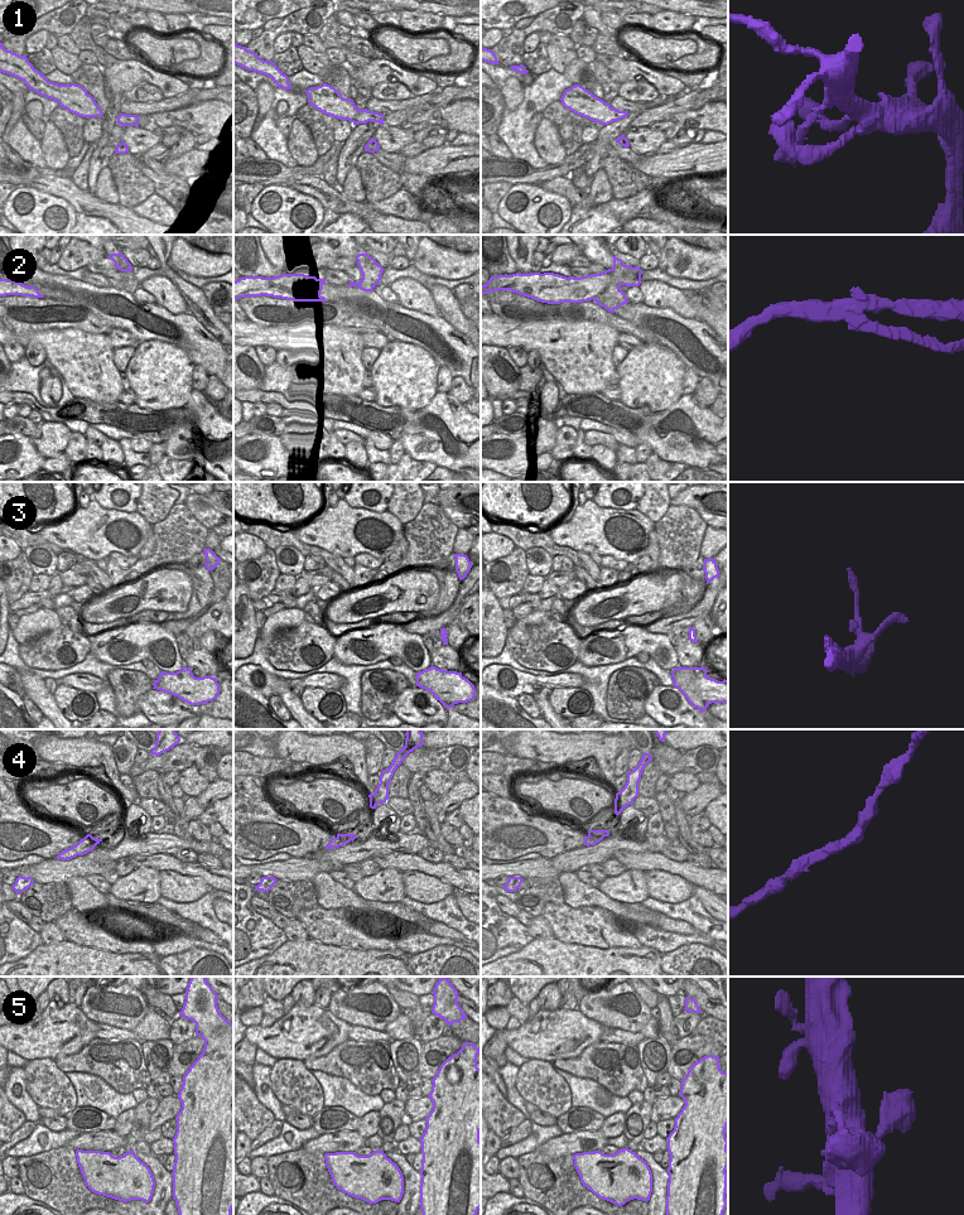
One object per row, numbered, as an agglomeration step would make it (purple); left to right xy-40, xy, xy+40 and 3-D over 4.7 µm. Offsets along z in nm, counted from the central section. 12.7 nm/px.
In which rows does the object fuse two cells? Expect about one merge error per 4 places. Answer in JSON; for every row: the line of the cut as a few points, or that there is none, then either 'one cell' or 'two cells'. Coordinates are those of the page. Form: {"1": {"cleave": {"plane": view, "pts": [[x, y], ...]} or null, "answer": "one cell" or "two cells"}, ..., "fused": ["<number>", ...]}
{"1": {"cleave": null, "answer": "one cell"}, "2": {"cleave": {"plane": "xy+40", "pts": [[620, 283], [612, 283], [593, 298]]}, "answer": "two cells"}, "3": {"cleave": {"plane": "xy+40", "pts": [[702, 666], [689, 675], [694, 680], [694, 690], [684, 694]]}, "answer": "two cells"}, "4": {"cleave": null, "answer": "one cell"}, "5": {"cleave": null, "answer": "one cell"}, "fused": ["2", "3"]}

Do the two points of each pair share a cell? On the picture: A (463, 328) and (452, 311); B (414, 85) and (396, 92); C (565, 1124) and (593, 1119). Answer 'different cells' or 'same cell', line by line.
A: same cell
B: different cells
C: same cell

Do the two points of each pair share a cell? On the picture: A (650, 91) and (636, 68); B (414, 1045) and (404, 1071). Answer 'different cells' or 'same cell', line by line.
A: different cells
B: same cell

